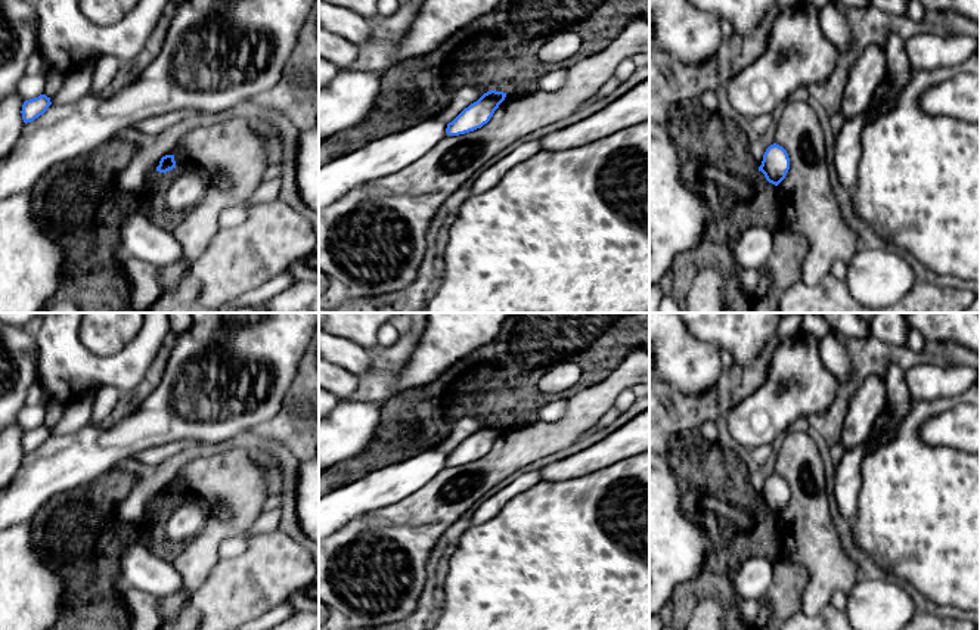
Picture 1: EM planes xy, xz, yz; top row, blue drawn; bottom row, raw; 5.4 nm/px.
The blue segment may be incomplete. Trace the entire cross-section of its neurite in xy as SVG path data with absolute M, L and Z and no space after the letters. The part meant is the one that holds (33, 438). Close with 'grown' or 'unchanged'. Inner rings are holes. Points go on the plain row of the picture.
M46 425L25 431L21 441L24 453L27 454L34 451L40 446L43 446L50 435L50 428L47 428Z | unchanged

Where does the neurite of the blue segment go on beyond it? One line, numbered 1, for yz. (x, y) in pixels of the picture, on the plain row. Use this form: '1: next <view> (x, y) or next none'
1: next none

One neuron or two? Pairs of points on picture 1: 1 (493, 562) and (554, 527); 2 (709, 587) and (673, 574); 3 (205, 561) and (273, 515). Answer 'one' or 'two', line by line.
1: one
2: two
3: two

